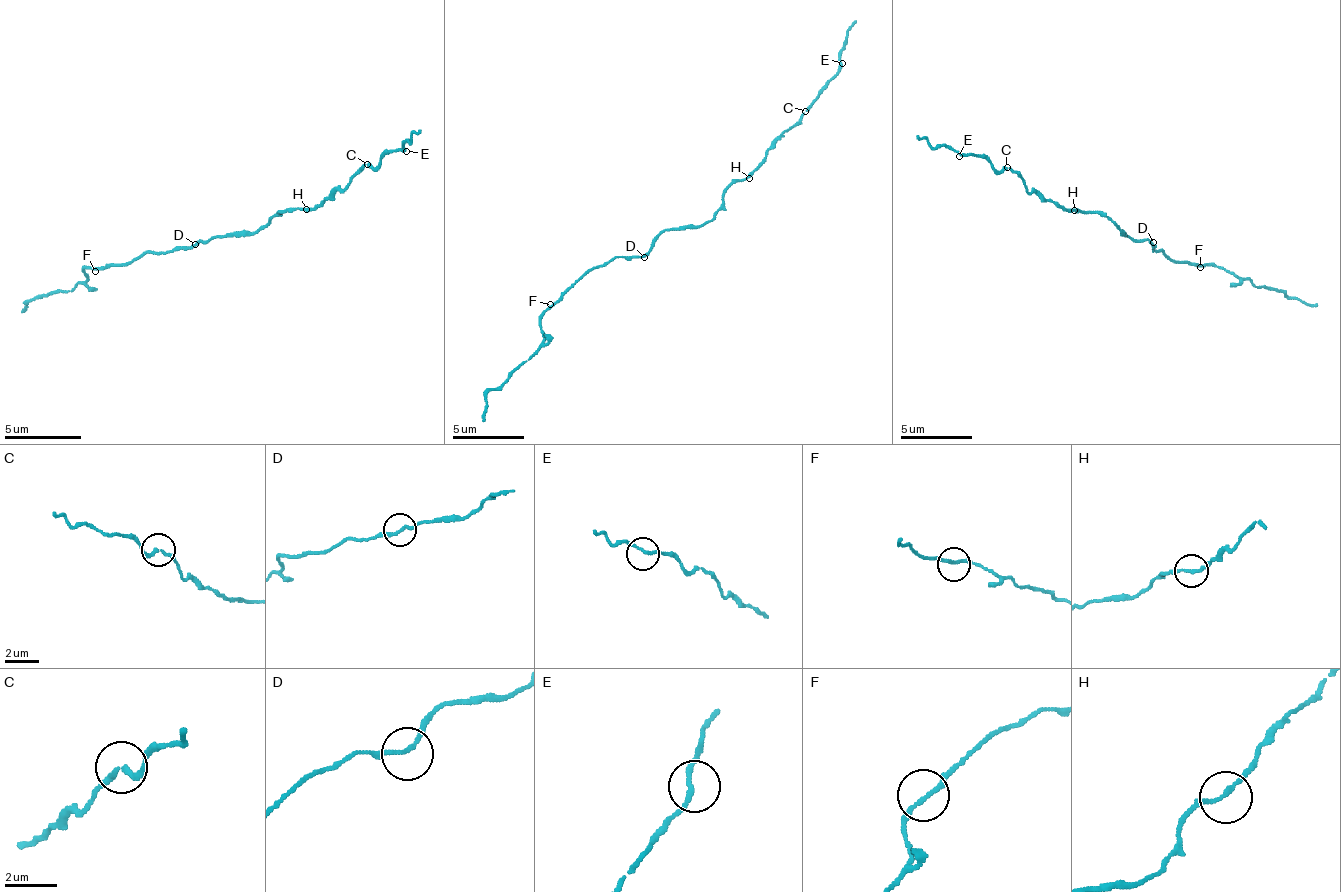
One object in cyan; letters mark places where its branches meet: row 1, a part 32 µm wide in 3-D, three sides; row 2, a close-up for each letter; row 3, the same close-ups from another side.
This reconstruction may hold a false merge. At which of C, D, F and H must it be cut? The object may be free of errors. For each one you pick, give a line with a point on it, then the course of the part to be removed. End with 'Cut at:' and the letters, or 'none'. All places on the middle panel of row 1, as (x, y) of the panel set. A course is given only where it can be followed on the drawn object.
Cut at: none

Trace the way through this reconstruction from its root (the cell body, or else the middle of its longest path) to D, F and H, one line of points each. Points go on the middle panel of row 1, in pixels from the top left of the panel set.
D: (680, 229), (666, 229), (644, 257)
F: (680, 229), (666, 229), (641, 257), (612, 257), (590, 268), (550, 304)
H: (680, 229), (698, 229), (705, 225), (716, 214), (723, 193), (734, 182), (749, 178)

